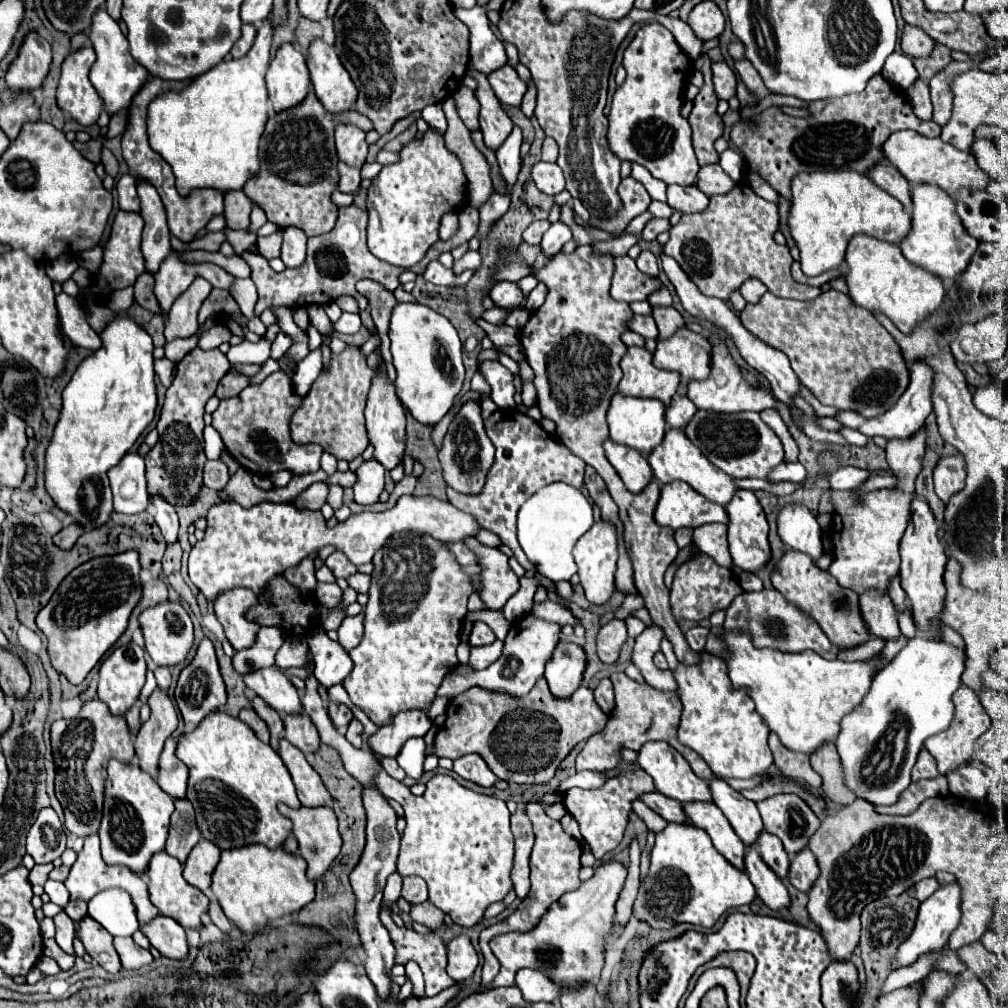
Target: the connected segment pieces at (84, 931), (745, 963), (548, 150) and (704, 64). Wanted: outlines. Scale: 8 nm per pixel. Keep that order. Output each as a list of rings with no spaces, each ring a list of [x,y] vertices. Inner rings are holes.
[[[83,917],[79,921],[79,937],[85,945],[85,951],[111,975],[121,971],[121,959],[115,953],[113,937],[111,933],[103,931],[103,927],[97,921],[91,921],[91,917]]]
[[[725,951],[725,953],[719,953],[717,957],[713,957],[711,961],[707,961],[707,965],[731,967],[737,973],[739,985],[749,987],[751,975],[755,971],[755,957],[751,953],[745,953],[745,951]]]
[[[545,139],[543,141],[543,161],[557,161],[557,157],[559,157],[559,147],[557,147],[557,143],[553,141],[553,139]]]
[[[707,53],[697,57],[697,69],[703,73],[705,85],[699,91],[699,95],[695,97],[695,105],[689,115],[689,121],[693,127],[693,145],[695,145],[699,165],[707,165],[707,163],[719,161],[719,153],[715,151],[713,143],[715,143],[715,139],[719,139],[723,135],[723,119],[717,113],[719,99],[713,89],[711,59]]]

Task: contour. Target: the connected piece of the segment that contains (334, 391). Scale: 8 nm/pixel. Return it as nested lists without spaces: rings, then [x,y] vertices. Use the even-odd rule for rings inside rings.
[[[349,345],[341,355],[331,357],[331,367],[327,375],[319,375],[307,393],[303,405],[295,411],[291,419],[291,437],[295,443],[319,443],[325,451],[333,453],[337,459],[351,461],[365,451],[369,445],[365,429],[365,403],[371,387],[371,377],[375,369],[369,369],[365,357],[357,347]]]

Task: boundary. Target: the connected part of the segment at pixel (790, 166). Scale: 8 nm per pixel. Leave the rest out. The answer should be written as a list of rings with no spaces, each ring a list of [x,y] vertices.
[[[883,75],[871,77],[863,93],[833,101],[811,101],[807,111],[809,117],[805,119],[785,113],[761,113],[753,117],[759,121],[759,129],[751,131],[745,127],[745,121],[739,121],[731,131],[731,141],[743,151],[747,169],[759,173],[759,177],[785,199],[791,199],[791,179],[803,171],[849,169],[865,175],[883,159],[883,143],[893,131],[913,129],[927,137],[937,137],[941,133],[935,121],[919,119],[903,91],[885,81]]]

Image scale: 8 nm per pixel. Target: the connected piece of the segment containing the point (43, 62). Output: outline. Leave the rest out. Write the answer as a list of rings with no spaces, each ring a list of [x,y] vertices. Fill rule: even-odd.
[[[29,33],[19,51],[19,57],[7,71],[7,85],[11,91],[35,91],[41,87],[51,65],[51,45],[37,33]]]

